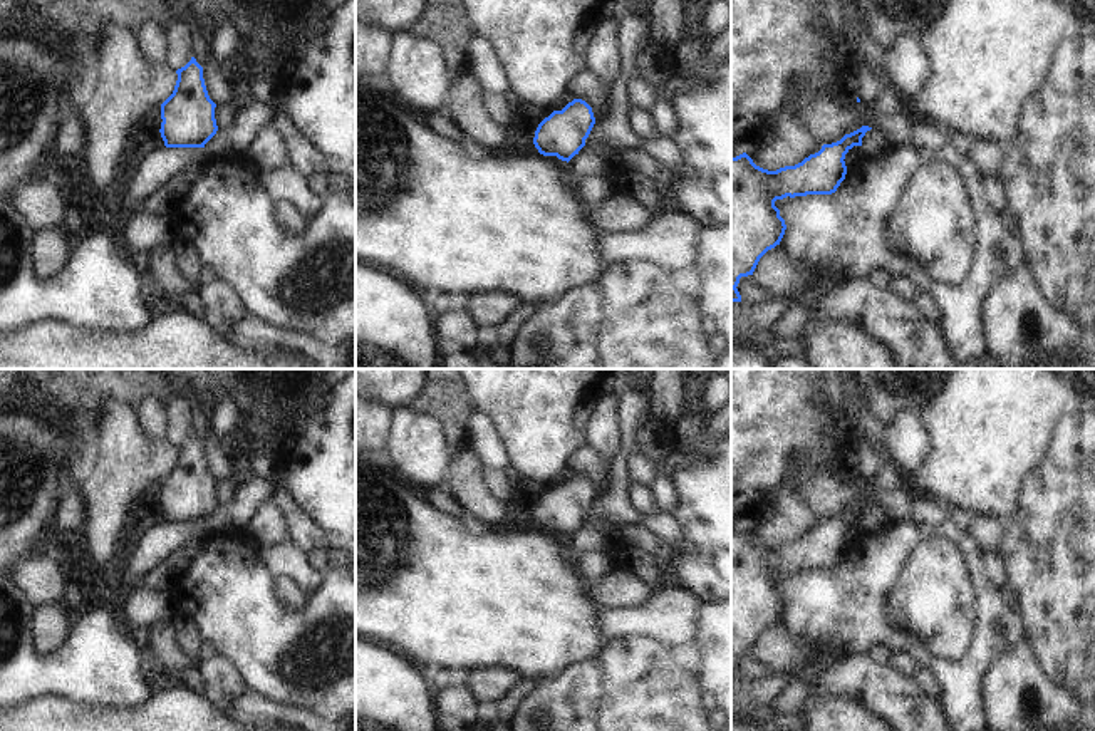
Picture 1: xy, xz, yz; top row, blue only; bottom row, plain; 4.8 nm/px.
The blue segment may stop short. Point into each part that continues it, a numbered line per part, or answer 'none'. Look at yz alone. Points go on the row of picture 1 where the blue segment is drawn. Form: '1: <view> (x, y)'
none

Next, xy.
none

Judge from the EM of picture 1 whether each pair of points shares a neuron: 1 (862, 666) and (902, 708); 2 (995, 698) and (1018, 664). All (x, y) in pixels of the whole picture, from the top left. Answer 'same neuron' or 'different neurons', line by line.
1: same neuron
2: same neuron

